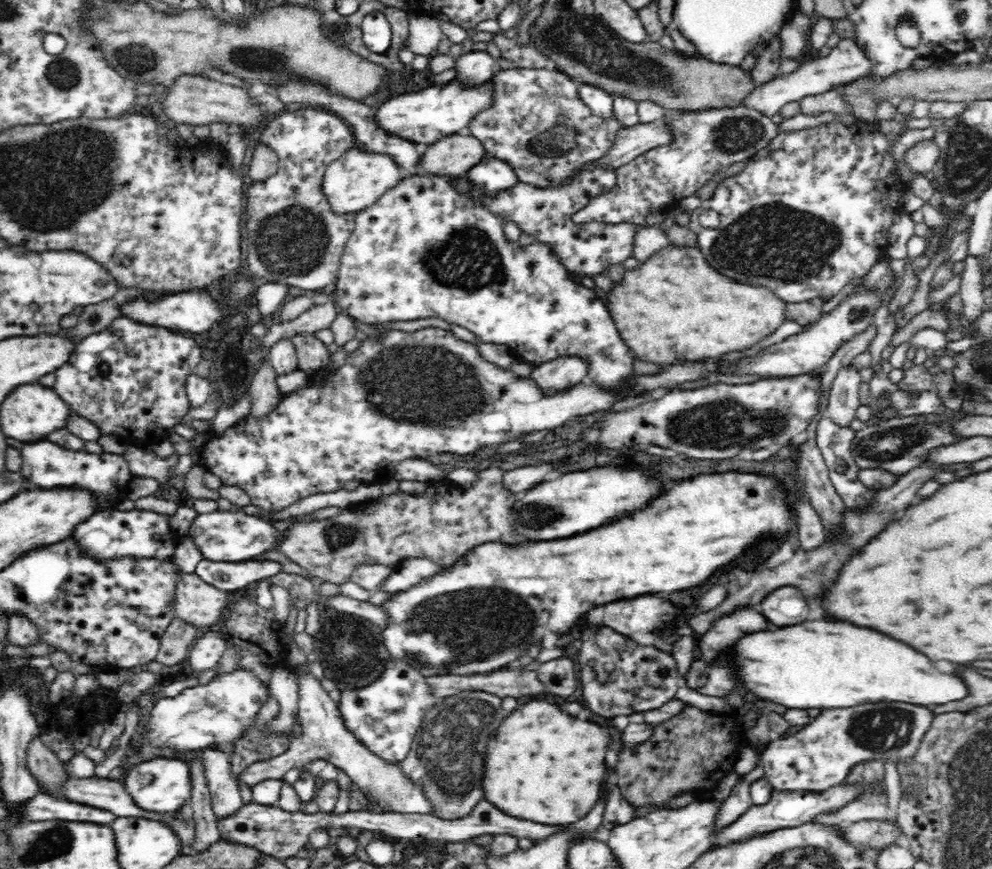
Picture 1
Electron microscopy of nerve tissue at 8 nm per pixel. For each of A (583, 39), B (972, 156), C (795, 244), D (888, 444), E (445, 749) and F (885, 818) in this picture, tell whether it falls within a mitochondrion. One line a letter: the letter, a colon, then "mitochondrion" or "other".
A: mitochondrion
B: mitochondrion
C: mitochondrion
D: mitochondrion
E: mitochondrion
F: other

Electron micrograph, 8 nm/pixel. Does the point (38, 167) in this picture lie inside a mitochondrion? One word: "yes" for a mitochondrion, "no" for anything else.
yes

